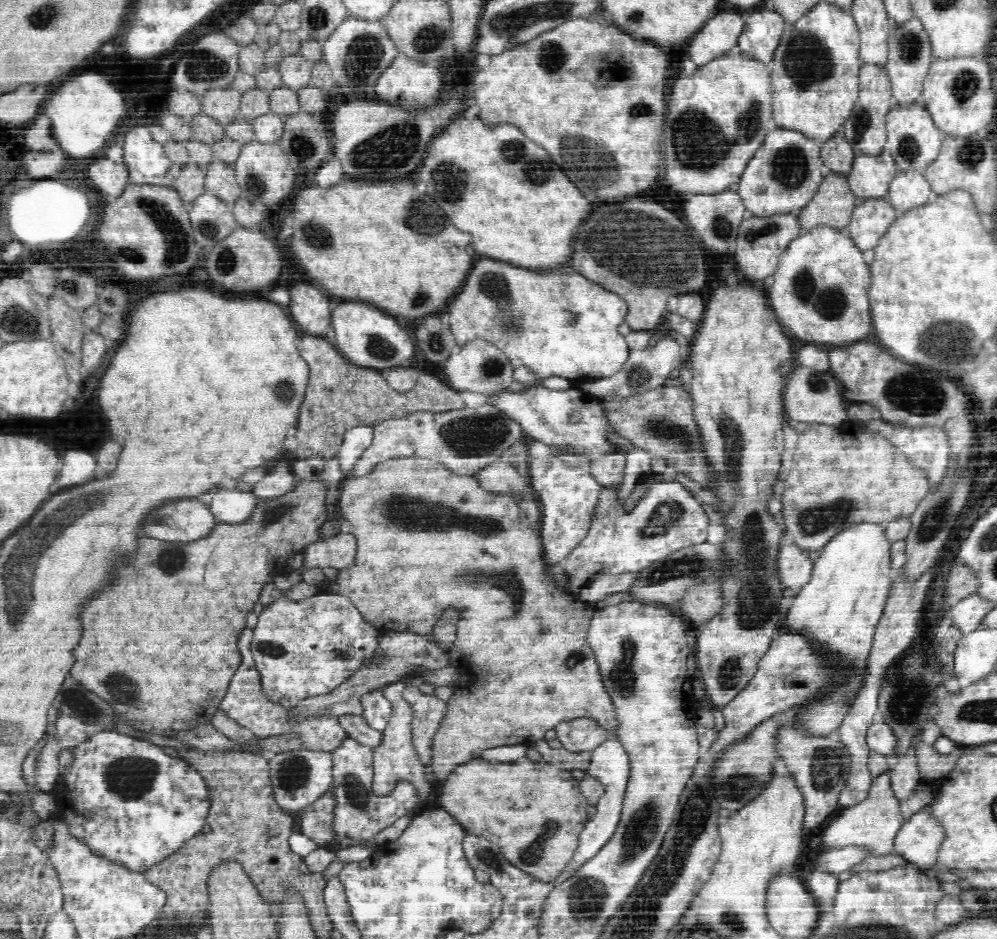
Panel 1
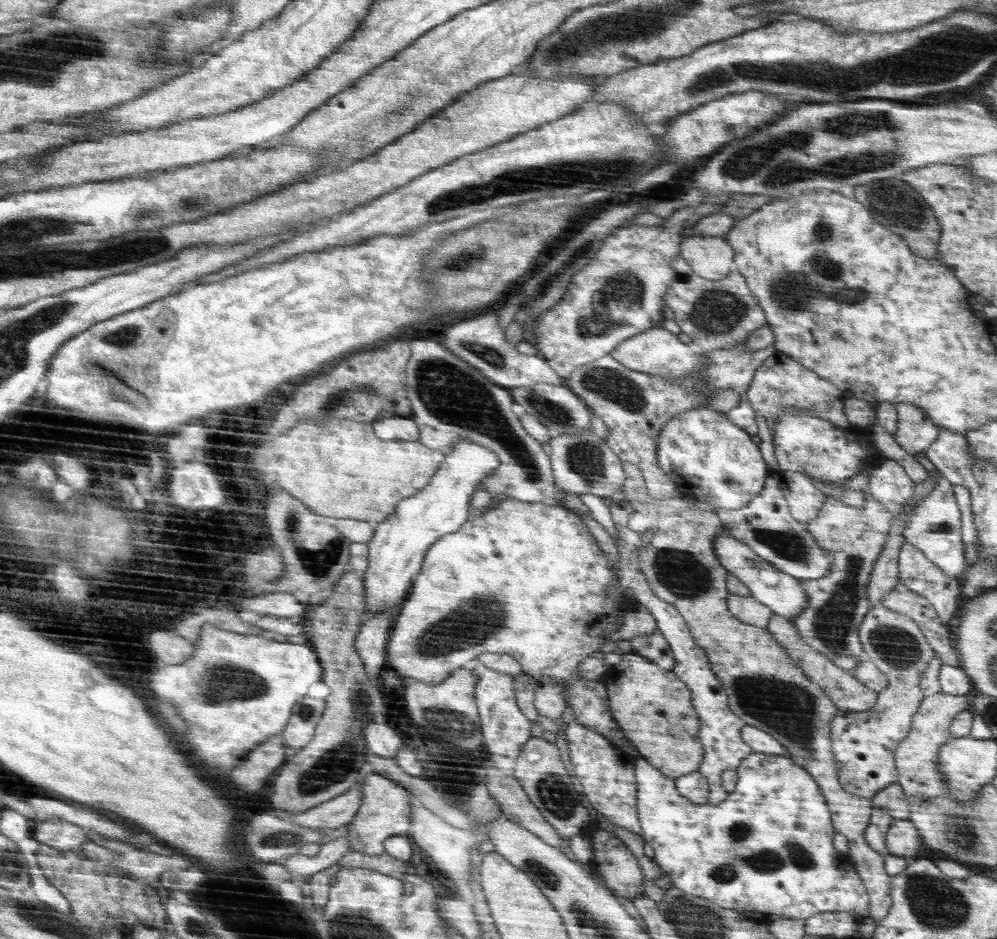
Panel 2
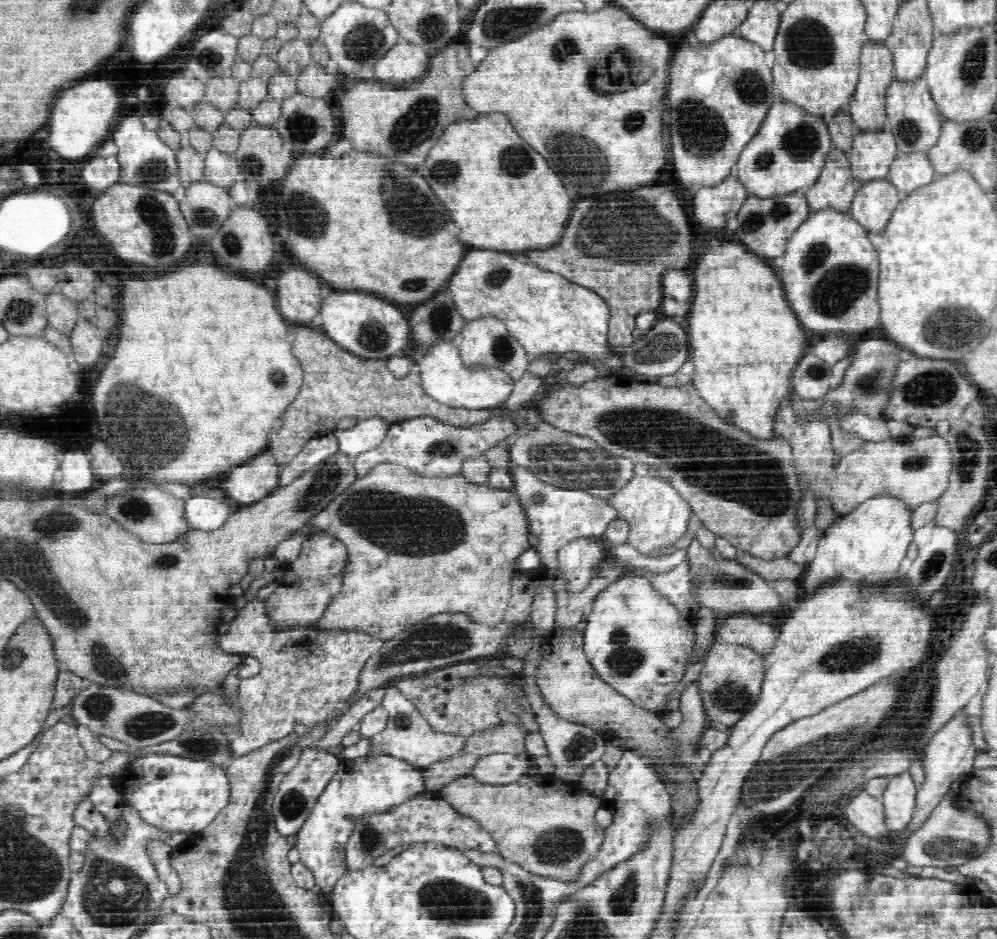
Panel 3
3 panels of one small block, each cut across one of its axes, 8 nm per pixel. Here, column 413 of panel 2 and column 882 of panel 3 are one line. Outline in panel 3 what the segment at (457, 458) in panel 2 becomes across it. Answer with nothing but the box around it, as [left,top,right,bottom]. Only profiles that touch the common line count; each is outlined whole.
[799,496,915,592]

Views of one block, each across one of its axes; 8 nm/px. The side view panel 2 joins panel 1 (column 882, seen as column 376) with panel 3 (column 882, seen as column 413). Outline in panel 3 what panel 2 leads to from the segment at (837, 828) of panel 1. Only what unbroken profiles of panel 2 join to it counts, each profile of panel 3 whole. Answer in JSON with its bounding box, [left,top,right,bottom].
[883,771,917,833]

